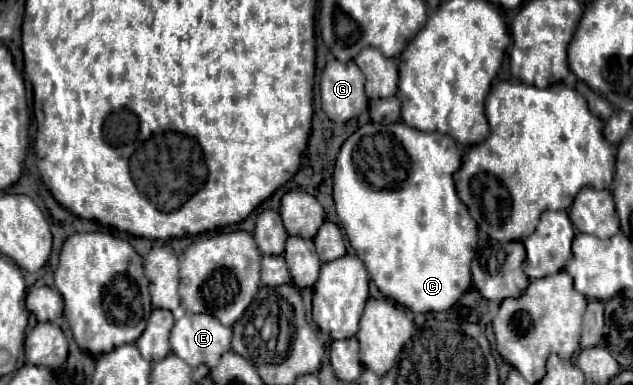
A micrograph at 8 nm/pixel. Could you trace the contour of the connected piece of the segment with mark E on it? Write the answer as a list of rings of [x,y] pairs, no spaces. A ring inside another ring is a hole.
[[[184,314],[170,334],[172,352],[192,368],[200,364],[216,366],[220,356],[230,350],[230,340],[232,328],[208,314]]]

